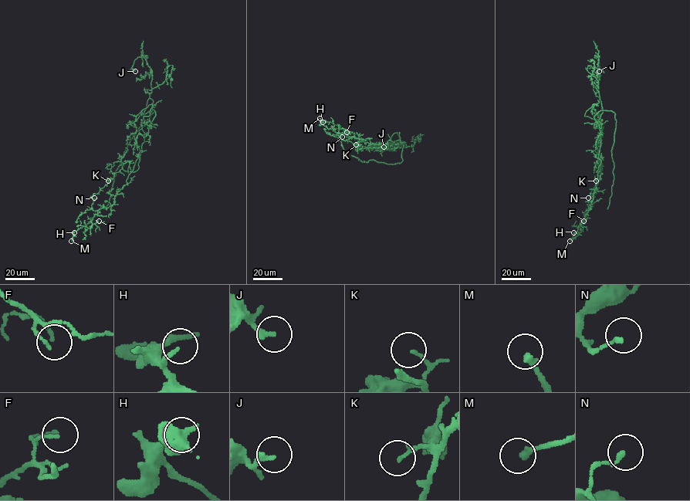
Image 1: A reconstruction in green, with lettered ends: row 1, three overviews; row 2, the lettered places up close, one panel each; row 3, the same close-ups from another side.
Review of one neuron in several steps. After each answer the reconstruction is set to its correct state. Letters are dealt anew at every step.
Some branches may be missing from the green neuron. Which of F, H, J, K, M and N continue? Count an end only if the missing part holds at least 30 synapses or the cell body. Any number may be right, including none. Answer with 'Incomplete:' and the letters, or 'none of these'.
Incomplete: none of these

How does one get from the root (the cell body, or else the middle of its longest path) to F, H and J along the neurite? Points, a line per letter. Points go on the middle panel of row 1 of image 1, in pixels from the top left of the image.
F: (397, 148), (383, 148), (350, 137), (345, 132), (341, 134), (338, 130), (346, 132)
H: (397, 148), (386, 147), (383, 148), (361, 139), (350, 137), (345, 132), (336, 133), (323, 124), (323, 122)
J: (397, 148), (392, 147), (392, 150), (400, 147), (399, 141), (399, 146), (383, 147)

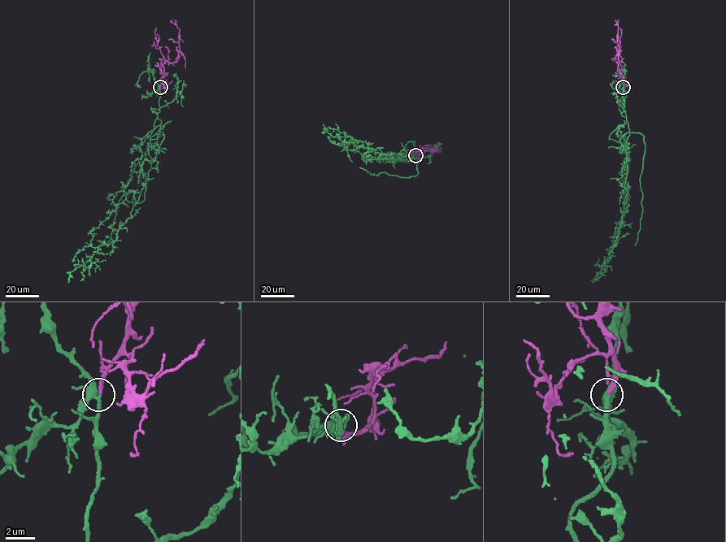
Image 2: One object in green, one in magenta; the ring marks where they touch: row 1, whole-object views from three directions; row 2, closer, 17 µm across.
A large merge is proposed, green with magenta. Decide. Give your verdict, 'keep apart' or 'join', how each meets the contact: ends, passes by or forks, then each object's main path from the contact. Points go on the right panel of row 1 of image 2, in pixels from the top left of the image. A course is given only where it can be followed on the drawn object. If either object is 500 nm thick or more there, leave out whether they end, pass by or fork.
join; green forks; magenta ends; course green (623, 87), (619, 103), (629, 132), (626, 201), (618, 237), (608, 251), (610, 261), (592, 282); course magenta (623, 87), (616, 57), (619, 49), (617, 41), (618, 19)

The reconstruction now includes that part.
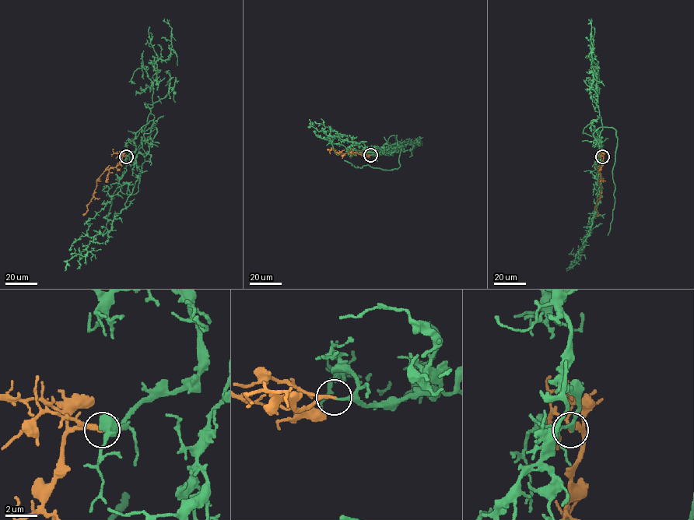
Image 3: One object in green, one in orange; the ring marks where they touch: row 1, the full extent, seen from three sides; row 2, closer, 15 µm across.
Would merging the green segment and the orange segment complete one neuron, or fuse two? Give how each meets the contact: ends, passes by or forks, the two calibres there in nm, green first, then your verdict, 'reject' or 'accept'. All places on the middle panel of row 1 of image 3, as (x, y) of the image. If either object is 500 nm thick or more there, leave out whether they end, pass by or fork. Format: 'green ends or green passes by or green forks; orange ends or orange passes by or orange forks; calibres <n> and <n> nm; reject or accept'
green ends; orange passes by; calibres 190 and 180 nm; accept

